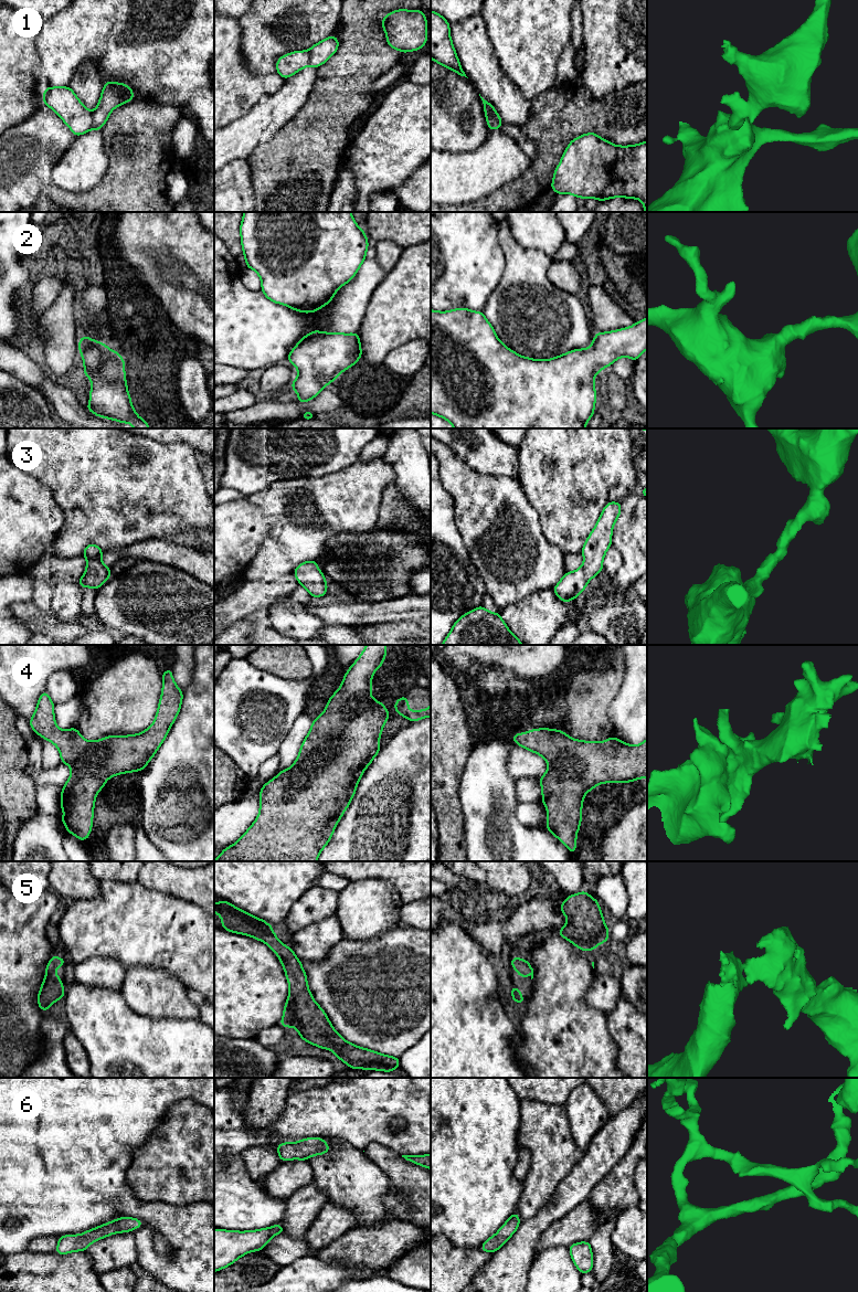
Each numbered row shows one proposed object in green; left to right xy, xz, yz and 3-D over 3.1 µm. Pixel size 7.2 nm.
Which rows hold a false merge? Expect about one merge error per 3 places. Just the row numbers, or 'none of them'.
1

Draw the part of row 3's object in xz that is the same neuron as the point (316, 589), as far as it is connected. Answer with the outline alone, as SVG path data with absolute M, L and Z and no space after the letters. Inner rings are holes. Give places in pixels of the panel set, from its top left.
M317 560L305 561L295 568L293 572L296 580L311 595L311 597L325 596L328 590L327 581L322 572L318 569Z

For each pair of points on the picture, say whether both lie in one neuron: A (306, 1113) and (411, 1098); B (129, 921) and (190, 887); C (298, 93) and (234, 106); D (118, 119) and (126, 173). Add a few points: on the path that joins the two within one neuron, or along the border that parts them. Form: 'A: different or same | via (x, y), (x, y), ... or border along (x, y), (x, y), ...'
A: same | via (332, 1111), (360, 1110), (372, 1098), (384, 1098)
B: different | border along (148, 889), (182, 898), (198, 906)
C: different | border along (265, 95), (239, 117)
D: same | via (113, 133), (110, 138), (126, 154), (126, 160)

